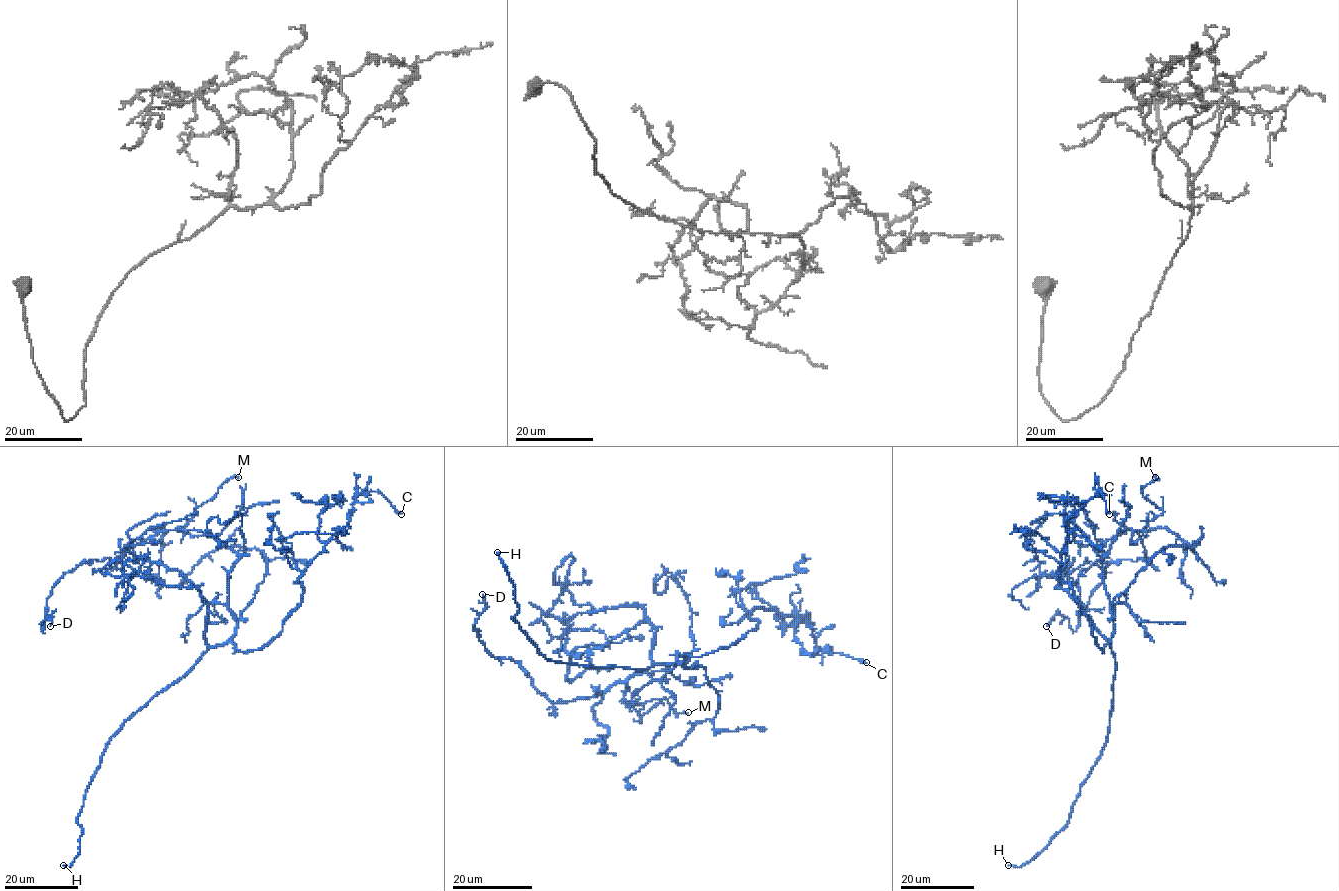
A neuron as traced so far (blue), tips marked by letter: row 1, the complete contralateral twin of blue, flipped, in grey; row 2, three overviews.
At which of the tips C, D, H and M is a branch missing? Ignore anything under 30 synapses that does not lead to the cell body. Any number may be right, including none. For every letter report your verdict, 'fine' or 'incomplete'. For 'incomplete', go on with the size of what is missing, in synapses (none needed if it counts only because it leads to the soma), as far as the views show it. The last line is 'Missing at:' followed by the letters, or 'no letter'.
C: fine
D: fine
H: incomplete
M: fine
Missing at: H

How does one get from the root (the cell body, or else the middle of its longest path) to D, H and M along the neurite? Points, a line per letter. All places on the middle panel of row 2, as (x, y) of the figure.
D: (677, 661), (687, 655), (597, 695), (552, 702), (516, 662), (478, 640), (472, 626), (482, 594)
H: (677, 661), (685, 668), (676, 663), (629, 669), (550, 661), (511, 618), (518, 611), (514, 585), (497, 552)
M: (677, 661), (663, 670), (635, 673), (624, 700), (640, 720), (665, 697), (677, 713), (688, 712)

